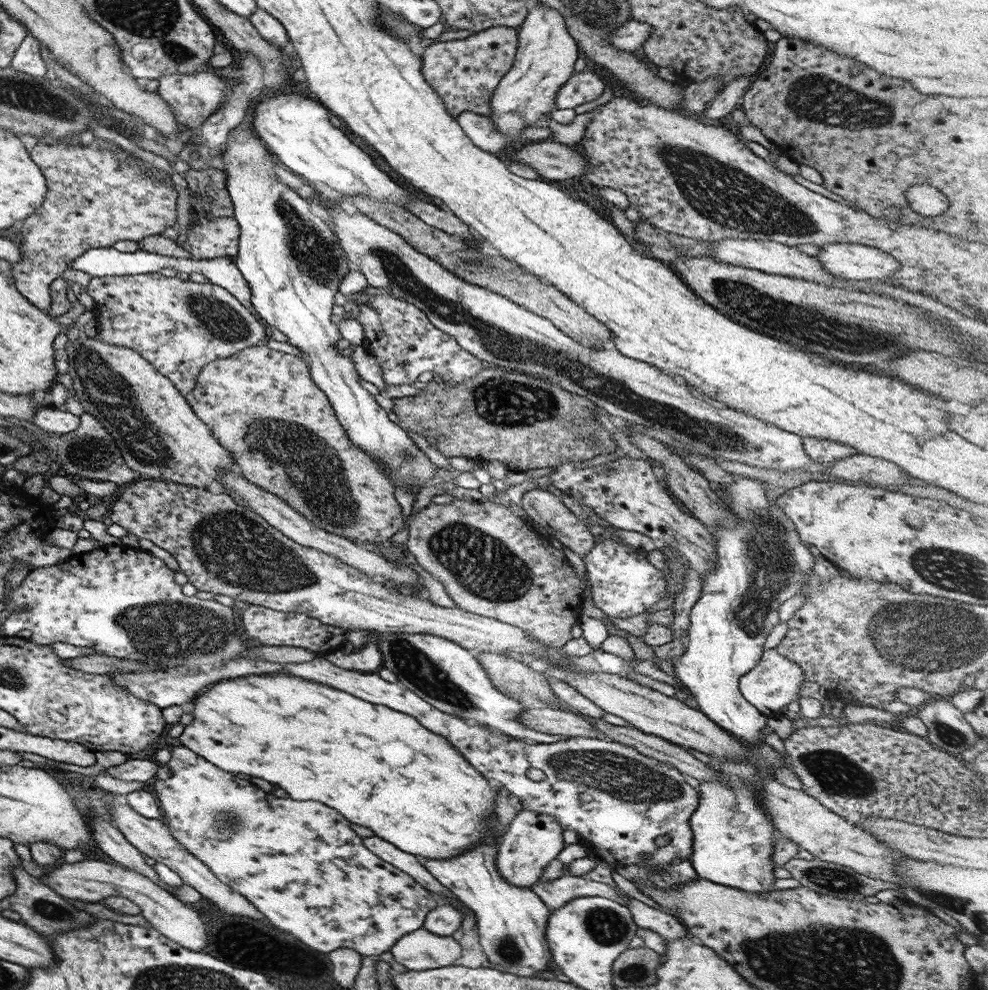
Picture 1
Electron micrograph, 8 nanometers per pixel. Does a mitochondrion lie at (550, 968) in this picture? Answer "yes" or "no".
no

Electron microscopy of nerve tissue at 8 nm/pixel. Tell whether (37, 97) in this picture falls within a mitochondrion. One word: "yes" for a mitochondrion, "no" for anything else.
yes

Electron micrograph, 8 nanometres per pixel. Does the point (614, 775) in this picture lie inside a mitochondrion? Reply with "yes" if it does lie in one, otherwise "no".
yes

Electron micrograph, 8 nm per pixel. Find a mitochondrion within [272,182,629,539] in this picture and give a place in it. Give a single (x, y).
(505, 403)

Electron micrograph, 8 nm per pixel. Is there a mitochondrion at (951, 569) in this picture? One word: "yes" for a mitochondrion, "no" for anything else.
yes

